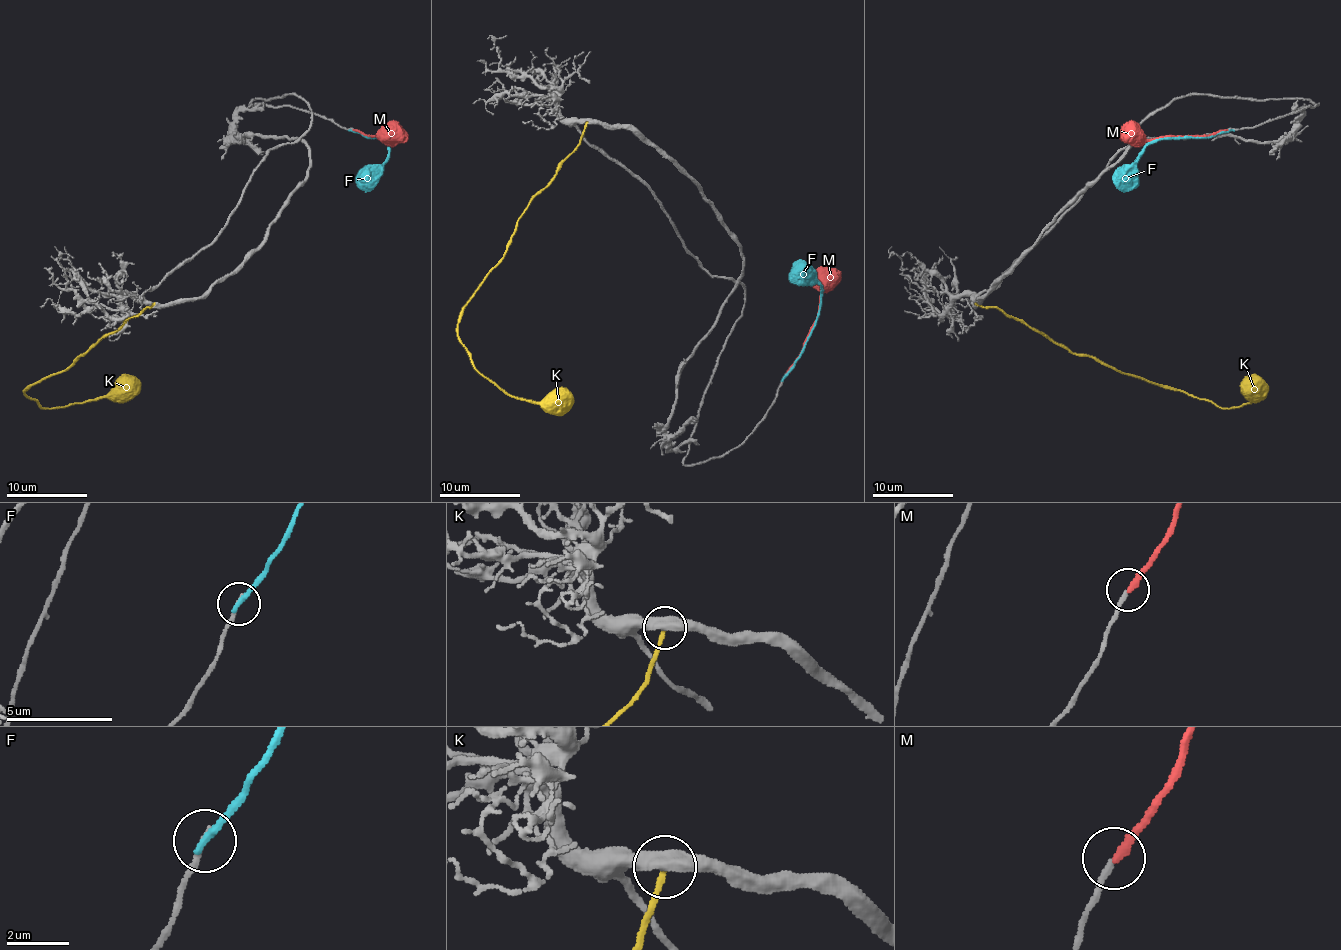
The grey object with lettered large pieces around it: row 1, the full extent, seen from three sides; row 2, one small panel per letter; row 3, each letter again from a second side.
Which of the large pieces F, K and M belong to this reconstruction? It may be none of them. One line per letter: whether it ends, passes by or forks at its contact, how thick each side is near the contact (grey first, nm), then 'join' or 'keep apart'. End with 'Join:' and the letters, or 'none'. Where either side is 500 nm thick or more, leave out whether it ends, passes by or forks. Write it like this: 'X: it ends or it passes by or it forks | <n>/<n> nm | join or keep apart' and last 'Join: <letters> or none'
F: it ends | 240/240 nm | keep apart
K: it ends | 480/180 nm | keep apart
M: it ends | 200/260 nm | join
Join: M

